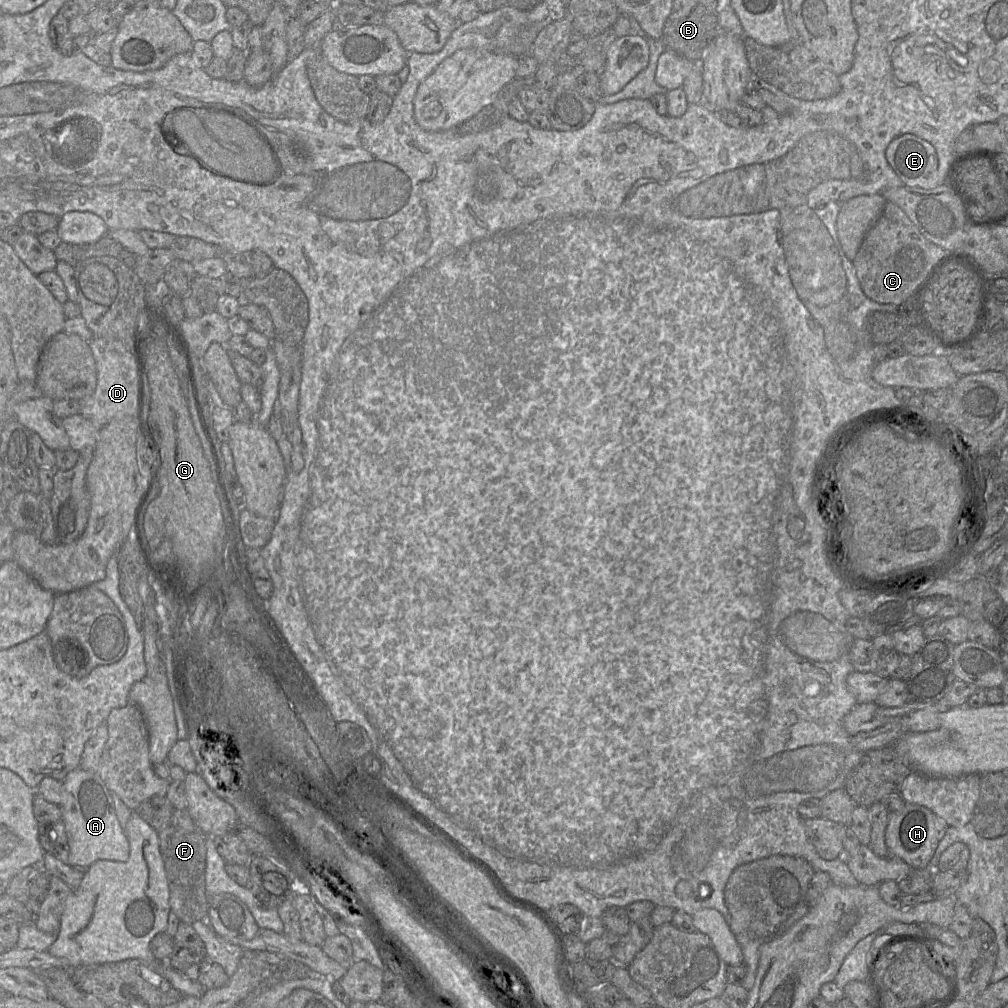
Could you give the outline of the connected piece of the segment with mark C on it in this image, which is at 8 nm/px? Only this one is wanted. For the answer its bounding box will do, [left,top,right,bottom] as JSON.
[852,201,946,305]

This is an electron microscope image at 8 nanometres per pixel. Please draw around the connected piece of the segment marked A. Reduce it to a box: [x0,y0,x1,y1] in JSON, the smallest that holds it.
[62,768,130,868]

